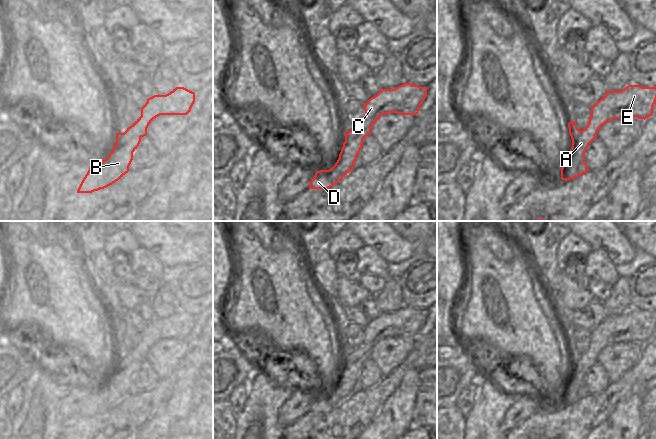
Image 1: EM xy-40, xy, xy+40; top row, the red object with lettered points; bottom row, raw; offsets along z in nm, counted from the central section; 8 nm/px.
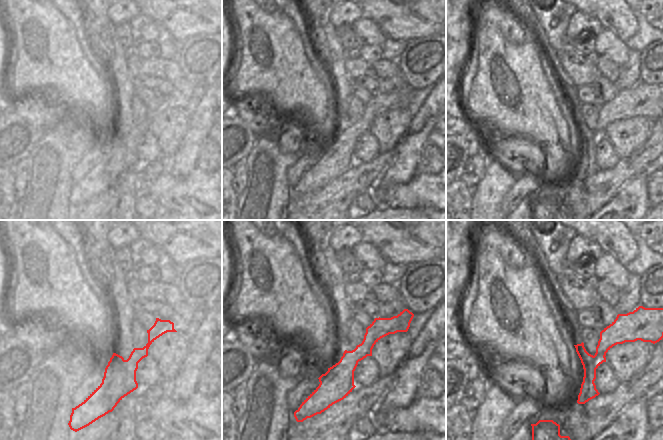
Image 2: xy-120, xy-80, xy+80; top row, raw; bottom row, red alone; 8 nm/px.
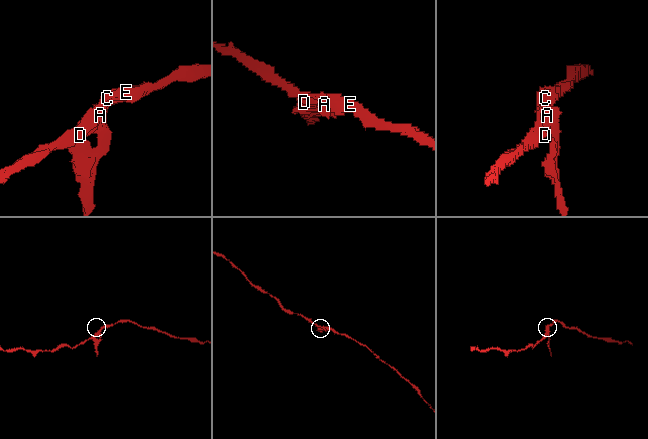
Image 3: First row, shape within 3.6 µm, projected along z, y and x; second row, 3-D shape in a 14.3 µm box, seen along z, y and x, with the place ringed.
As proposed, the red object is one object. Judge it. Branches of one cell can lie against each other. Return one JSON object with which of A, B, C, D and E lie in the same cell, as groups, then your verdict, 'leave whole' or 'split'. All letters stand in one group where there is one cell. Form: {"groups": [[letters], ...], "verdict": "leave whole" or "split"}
{"groups": [["A", "B", "C", "D", "E"]], "verdict": "leave whole"}

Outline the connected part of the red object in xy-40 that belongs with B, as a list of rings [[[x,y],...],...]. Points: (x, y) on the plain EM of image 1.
[[[176,311],[166,319],[154,319],[141,332],[141,340],[124,357],[116,357],[116,368],[109,380],[91,387],[77,417],[104,413],[129,396],[133,376],[147,359],[149,348],[160,339],[187,339],[195,326],[195,317]]]

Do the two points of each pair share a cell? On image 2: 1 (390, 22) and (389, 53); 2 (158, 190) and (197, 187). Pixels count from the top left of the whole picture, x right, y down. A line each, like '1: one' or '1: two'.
1: two
2: one

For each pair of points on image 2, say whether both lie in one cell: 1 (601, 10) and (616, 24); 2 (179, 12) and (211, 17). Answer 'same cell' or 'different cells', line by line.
1: same cell
2: same cell

